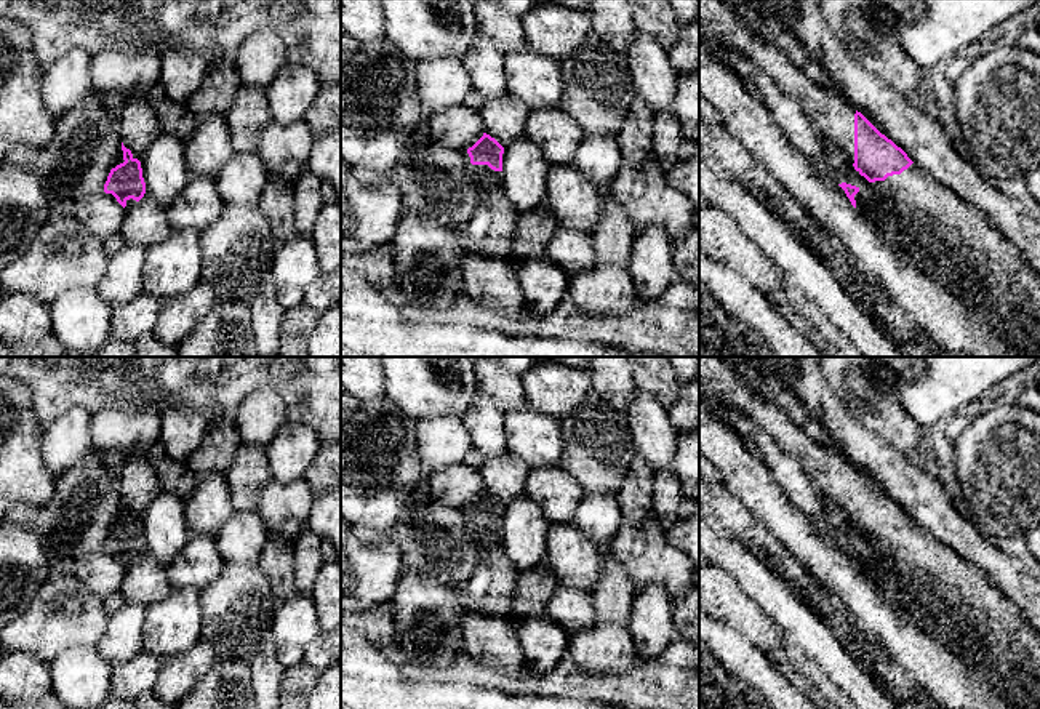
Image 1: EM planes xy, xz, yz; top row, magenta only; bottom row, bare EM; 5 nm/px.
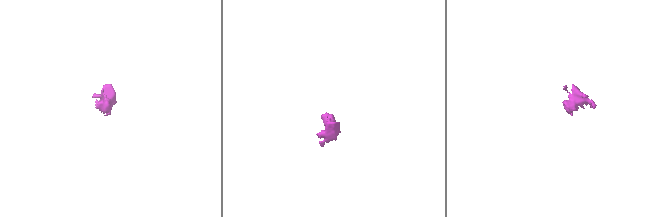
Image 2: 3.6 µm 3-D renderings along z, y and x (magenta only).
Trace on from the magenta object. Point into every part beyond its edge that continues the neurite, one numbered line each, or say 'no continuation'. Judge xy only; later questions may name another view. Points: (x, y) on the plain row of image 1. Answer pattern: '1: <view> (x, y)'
1: xy (140, 484)

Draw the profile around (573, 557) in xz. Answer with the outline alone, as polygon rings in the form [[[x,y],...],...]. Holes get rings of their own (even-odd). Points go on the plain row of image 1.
[[[573,522],[549,525],[547,560],[558,584],[594,591],[600,563],[597,544]]]

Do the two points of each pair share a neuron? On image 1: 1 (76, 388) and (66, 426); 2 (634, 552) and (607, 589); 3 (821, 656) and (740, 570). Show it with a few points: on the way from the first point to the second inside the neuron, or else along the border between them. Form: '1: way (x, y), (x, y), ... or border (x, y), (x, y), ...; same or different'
1: border (84, 407), (69, 407), (66, 410); different
2: border (610, 551), (628, 573), (634, 594); different
3: way (808, 634), (762, 588); same

